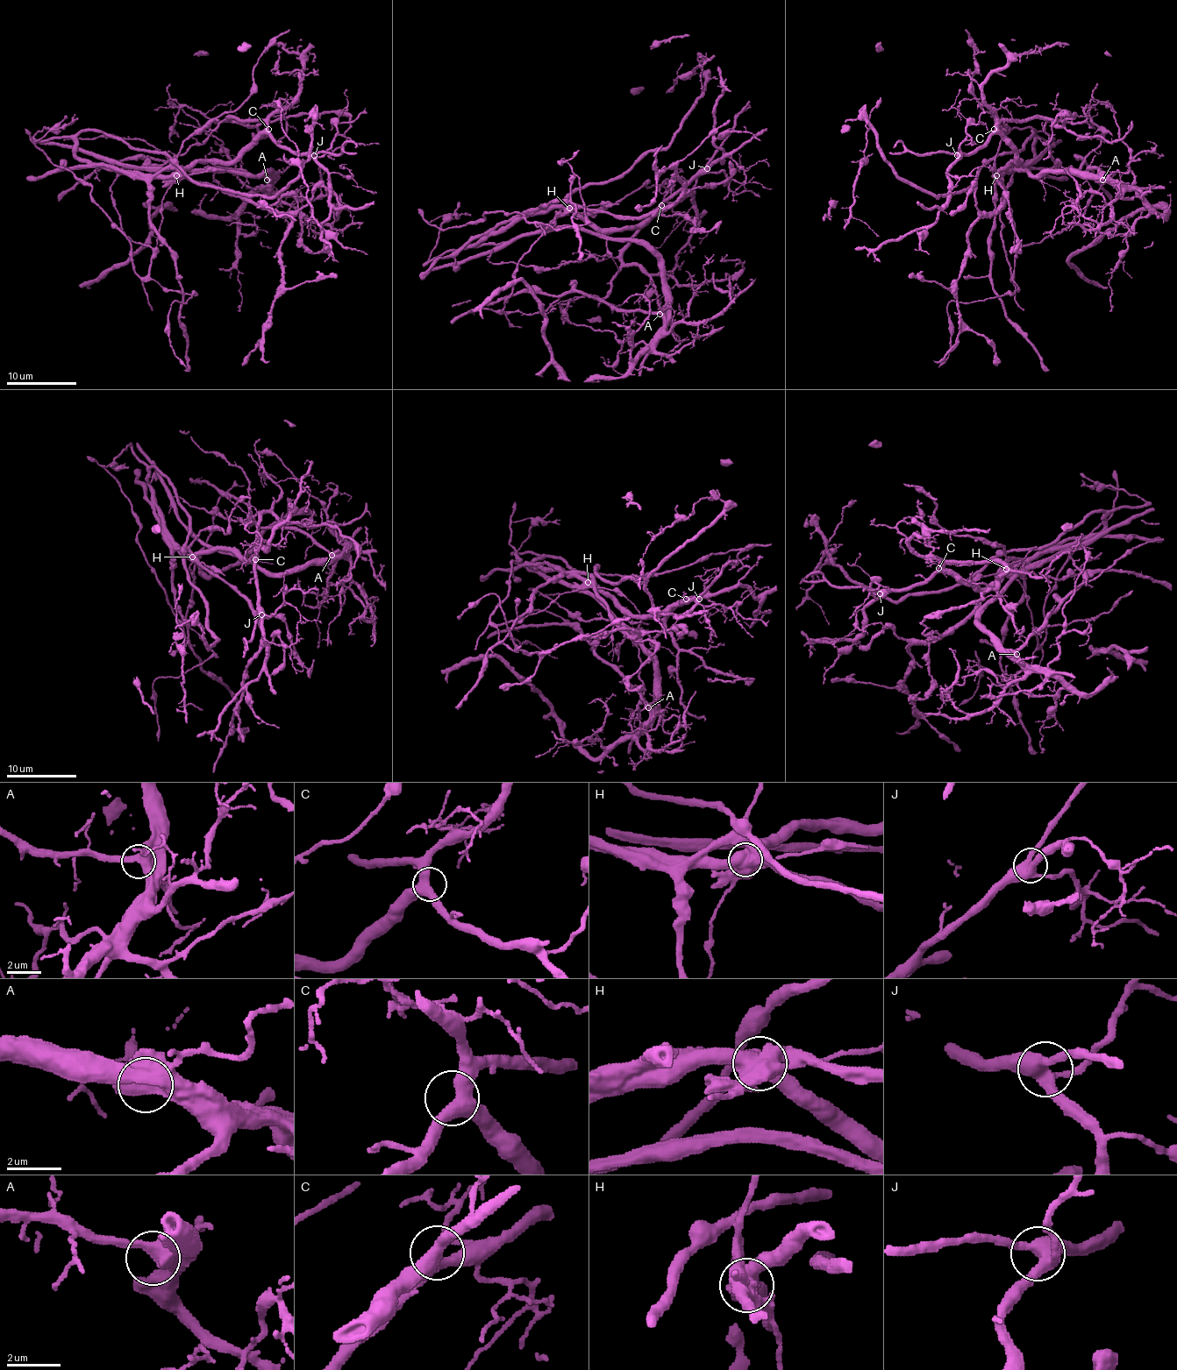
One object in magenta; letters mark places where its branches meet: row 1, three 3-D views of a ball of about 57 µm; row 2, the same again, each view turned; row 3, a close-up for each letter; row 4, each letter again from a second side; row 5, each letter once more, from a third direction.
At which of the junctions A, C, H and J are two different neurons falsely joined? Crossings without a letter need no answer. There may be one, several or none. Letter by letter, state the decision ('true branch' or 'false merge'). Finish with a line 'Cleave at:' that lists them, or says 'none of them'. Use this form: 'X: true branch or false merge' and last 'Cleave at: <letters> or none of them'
A: true branch
C: true branch
H: false merge
J: true branch
Cleave at: H

